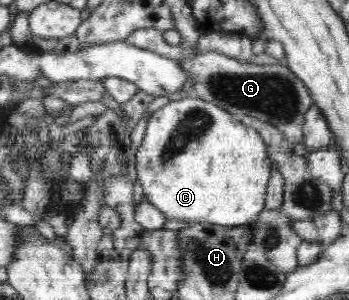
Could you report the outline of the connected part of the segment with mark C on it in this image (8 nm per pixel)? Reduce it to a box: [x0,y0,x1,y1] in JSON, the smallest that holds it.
[135,95,272,227]

